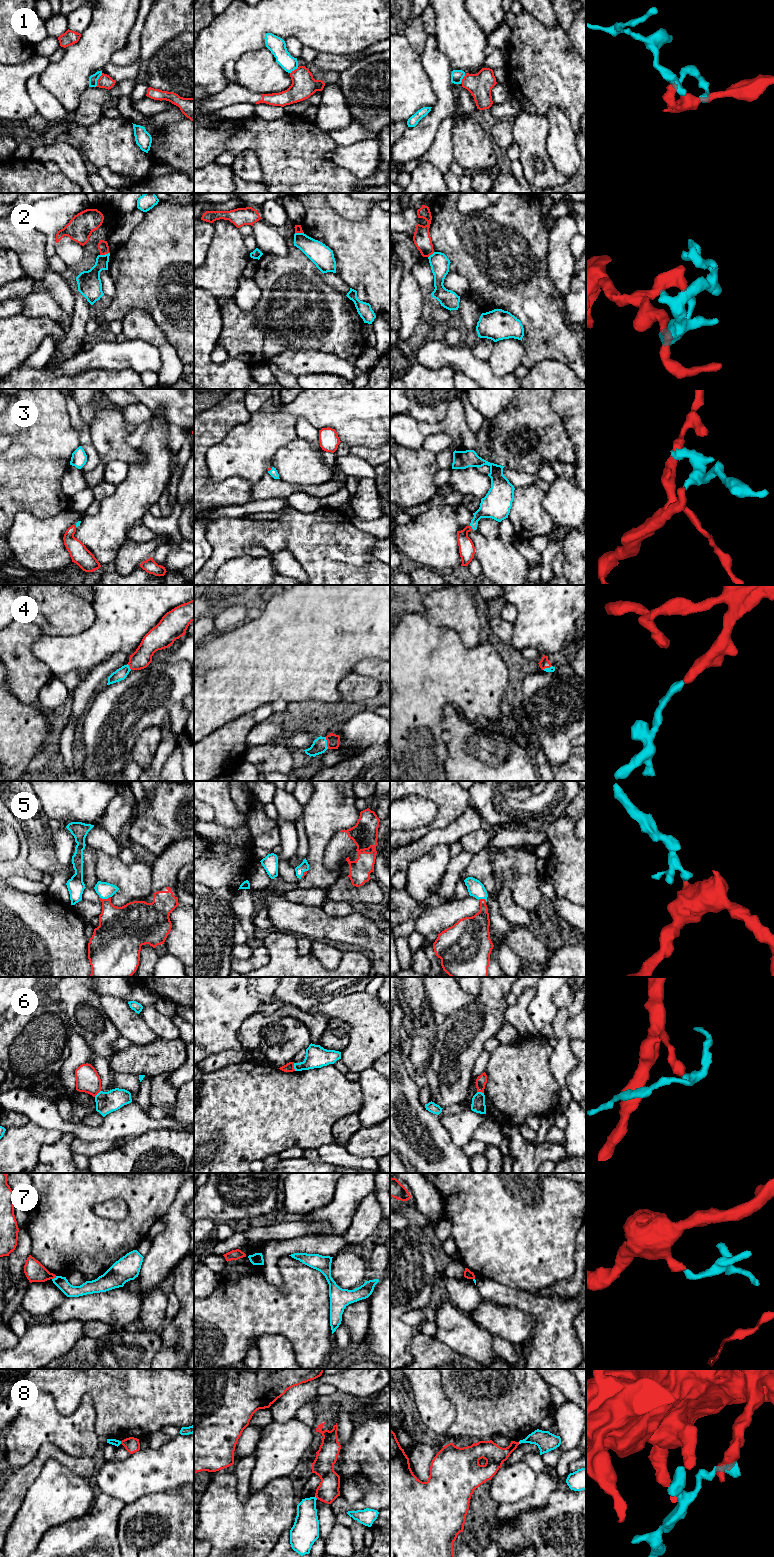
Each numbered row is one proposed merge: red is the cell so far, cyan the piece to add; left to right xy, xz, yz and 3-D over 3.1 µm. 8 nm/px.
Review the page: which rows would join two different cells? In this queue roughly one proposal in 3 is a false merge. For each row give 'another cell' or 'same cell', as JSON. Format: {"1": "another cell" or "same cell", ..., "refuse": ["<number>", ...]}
{"1": "another cell", "2": "another cell", "3": "same cell", "4": "same cell", "5": "same cell", "6": "another cell", "7": "another cell", "8": "another cell", "refuse": ["1", "2", "6", "7", "8"]}

